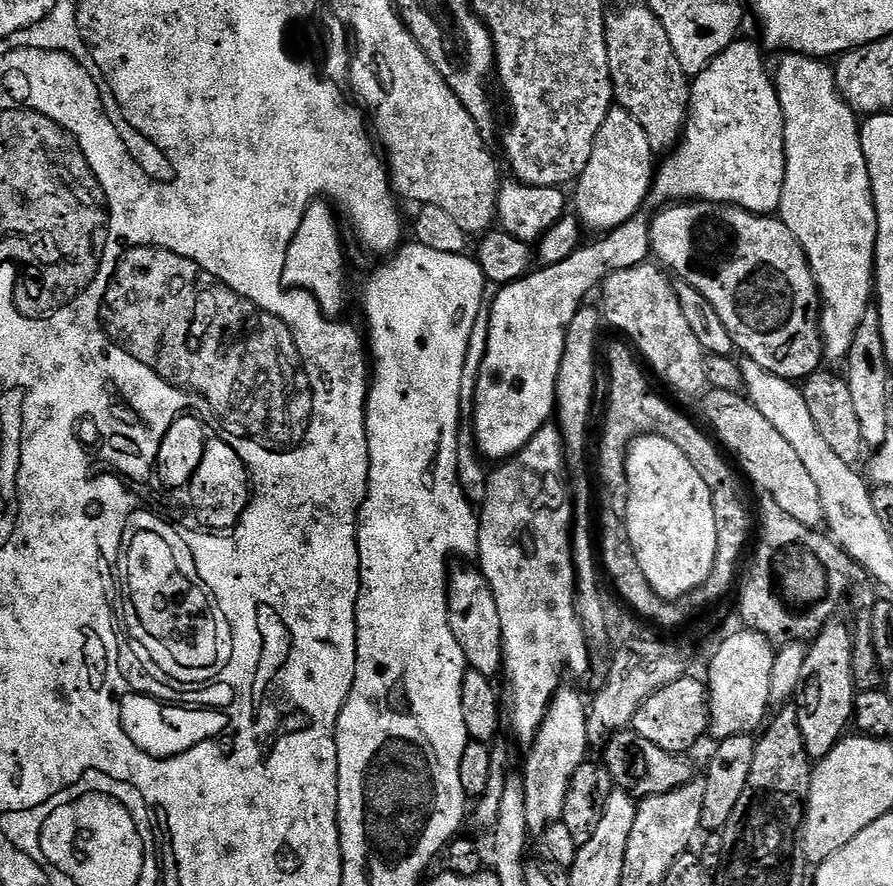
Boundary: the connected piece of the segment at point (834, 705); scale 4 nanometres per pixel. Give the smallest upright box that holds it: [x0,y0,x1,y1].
[798,622,857,762]

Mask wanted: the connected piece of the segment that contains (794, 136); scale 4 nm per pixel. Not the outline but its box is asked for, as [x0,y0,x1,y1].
[774,52,876,362]

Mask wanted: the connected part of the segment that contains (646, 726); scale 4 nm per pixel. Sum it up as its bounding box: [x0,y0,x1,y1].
[630,674,710,753]

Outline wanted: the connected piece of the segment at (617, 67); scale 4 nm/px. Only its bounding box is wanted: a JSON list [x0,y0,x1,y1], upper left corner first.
[606,8,690,154]

